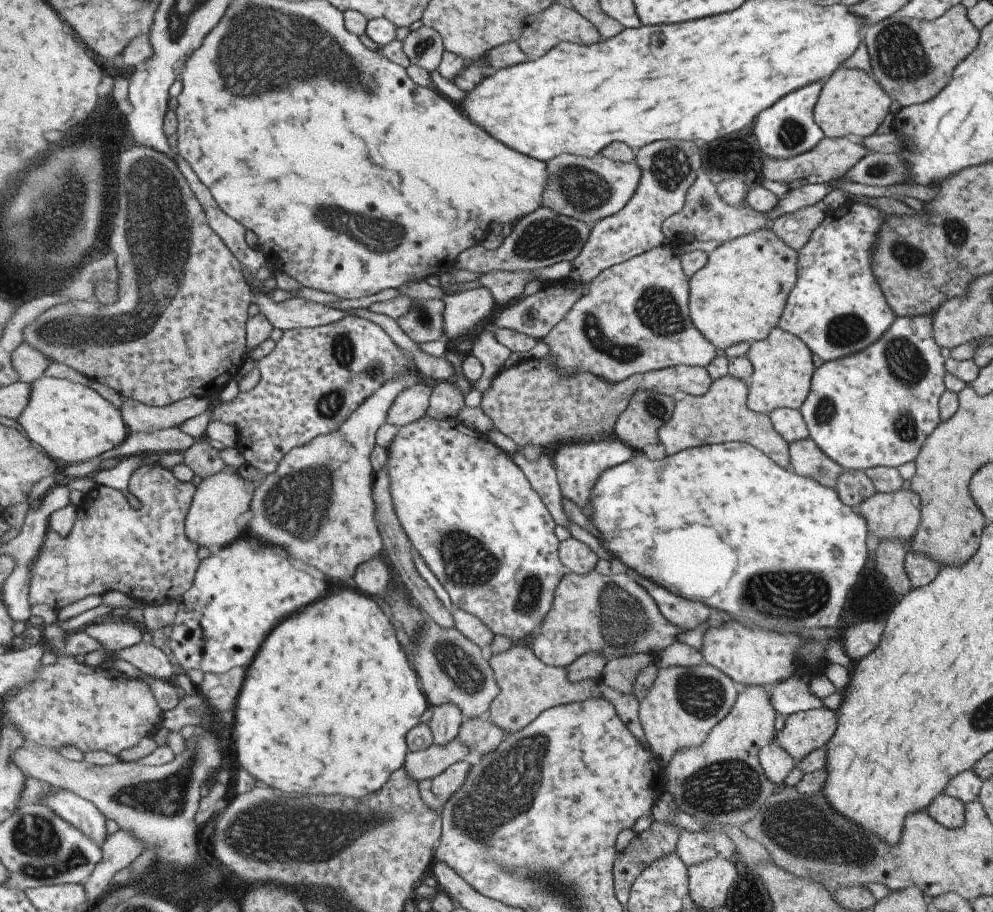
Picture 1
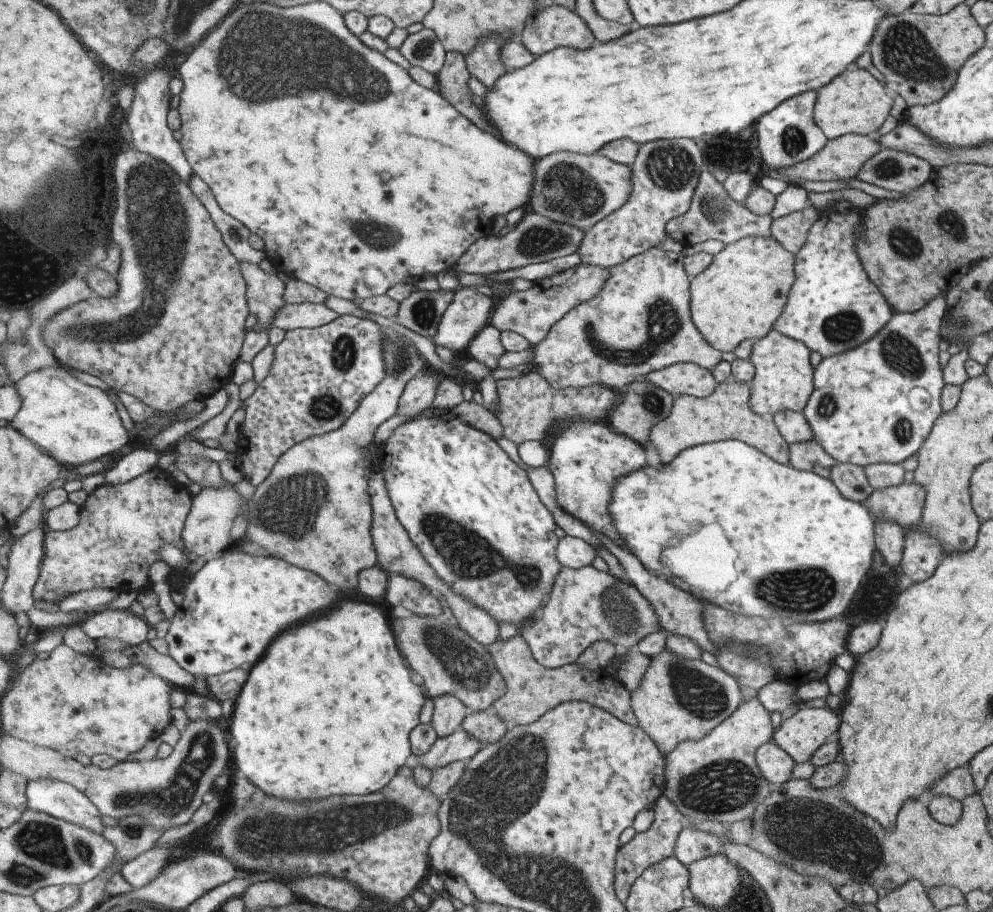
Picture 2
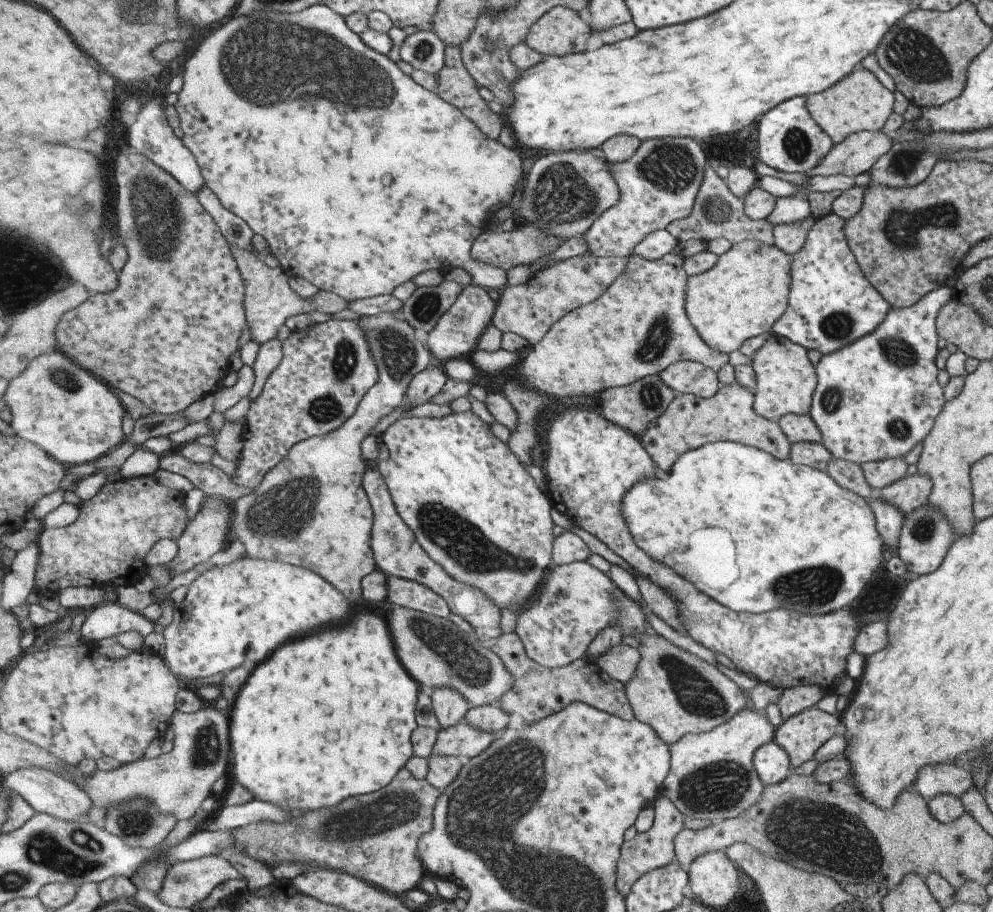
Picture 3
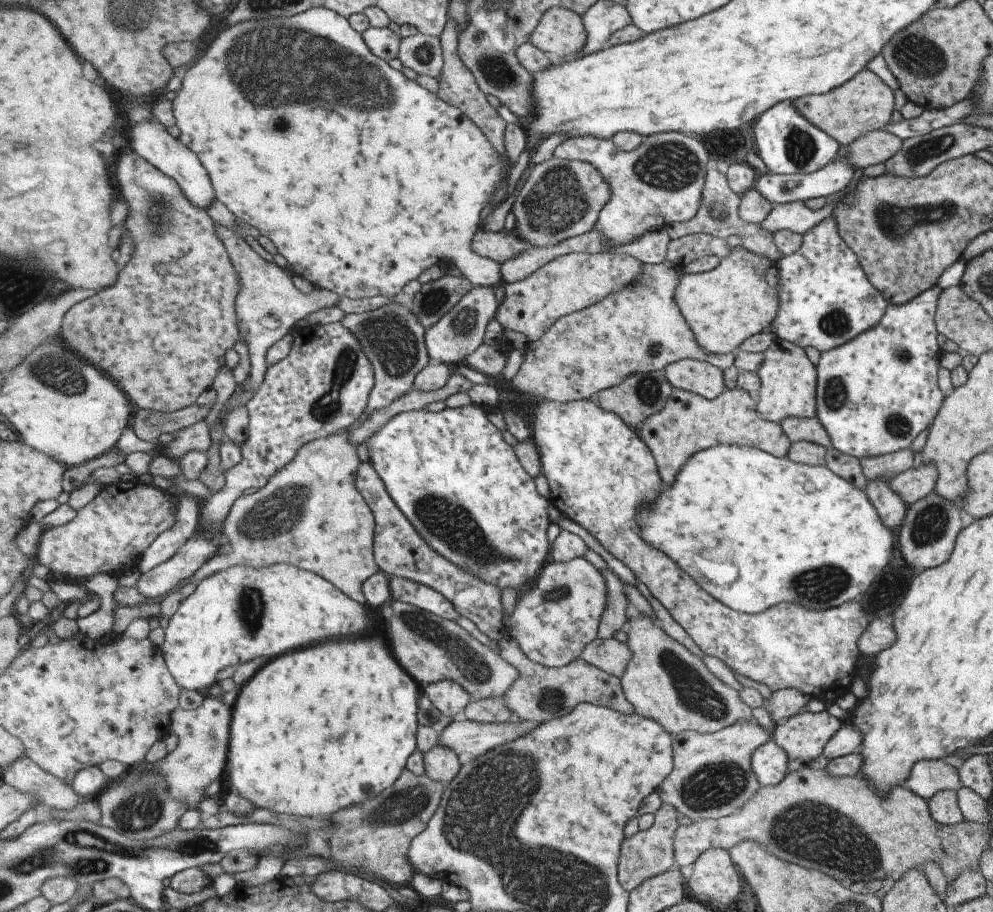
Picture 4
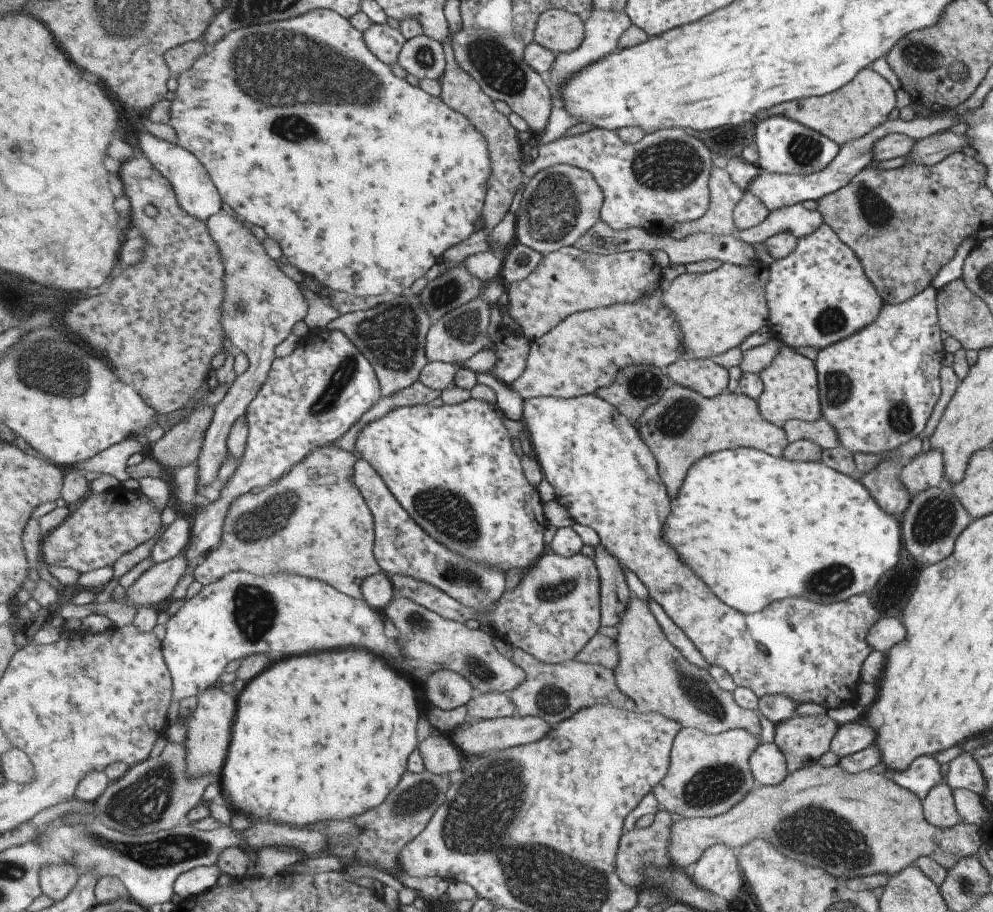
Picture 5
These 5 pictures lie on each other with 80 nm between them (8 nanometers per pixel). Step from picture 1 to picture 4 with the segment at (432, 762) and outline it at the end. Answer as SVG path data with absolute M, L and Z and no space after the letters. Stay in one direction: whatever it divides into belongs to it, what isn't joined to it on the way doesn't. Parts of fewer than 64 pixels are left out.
M458 717L442 730L439 745L453 749L457 754L469 752L480 757L530 730L525 724L485 724Z

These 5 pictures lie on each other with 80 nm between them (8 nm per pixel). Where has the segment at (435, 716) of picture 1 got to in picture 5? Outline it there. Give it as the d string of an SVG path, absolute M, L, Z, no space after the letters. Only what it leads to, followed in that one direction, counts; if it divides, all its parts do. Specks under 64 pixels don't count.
M443 668L425 680L425 693L426 701L443 711L449 711L459 706L467 707L477 691L463 674Z

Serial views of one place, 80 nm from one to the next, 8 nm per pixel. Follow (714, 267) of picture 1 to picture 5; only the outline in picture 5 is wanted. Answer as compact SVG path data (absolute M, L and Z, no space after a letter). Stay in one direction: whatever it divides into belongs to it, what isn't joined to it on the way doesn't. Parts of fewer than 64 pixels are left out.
M751 262L747 266L721 263L713 272L686 271L663 292L663 304L675 314L685 342L686 359L712 359L739 346L749 334L767 323L768 310L763 294L767 265Z

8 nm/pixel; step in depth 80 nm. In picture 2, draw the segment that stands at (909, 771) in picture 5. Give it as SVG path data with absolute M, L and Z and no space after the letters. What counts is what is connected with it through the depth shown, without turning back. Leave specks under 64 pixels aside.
M967 766L957 767L936 781L929 790L933 795L952 796L963 802L965 797L977 794L976 788Z

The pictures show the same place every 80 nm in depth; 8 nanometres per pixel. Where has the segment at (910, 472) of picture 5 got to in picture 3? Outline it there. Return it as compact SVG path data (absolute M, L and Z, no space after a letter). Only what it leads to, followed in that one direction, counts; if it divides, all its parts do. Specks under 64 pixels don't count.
M914 474L878 489L876 497L907 516L926 504L931 488L929 478Z

